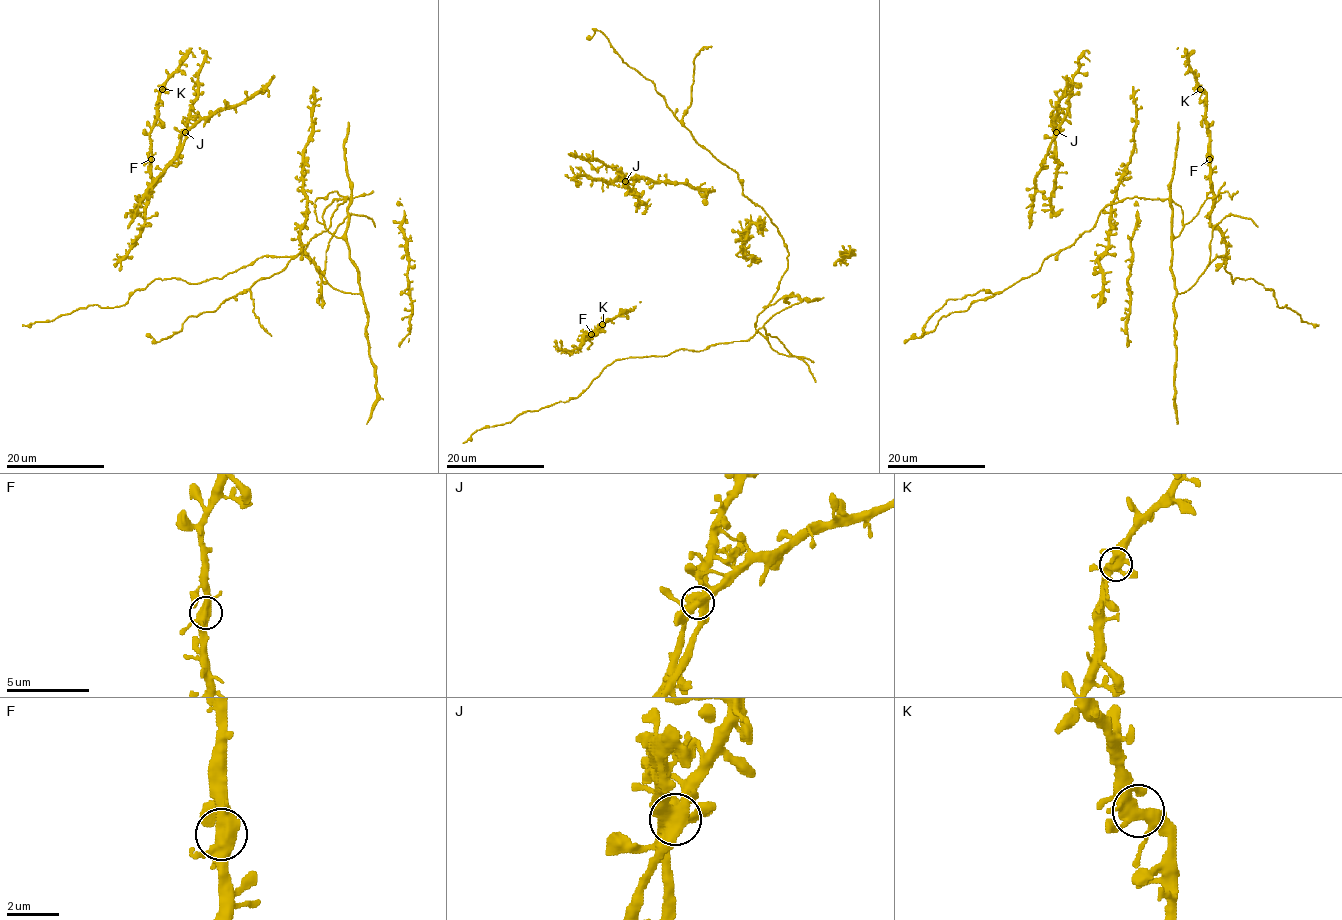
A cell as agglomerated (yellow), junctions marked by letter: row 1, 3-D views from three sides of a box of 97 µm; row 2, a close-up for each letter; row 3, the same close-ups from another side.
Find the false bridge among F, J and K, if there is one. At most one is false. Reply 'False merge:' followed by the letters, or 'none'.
False merge: none

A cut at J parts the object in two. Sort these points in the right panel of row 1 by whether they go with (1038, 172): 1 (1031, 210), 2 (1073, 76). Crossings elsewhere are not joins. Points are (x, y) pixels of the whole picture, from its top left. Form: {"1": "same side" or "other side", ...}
{"1": "same side", "2": "same side"}

